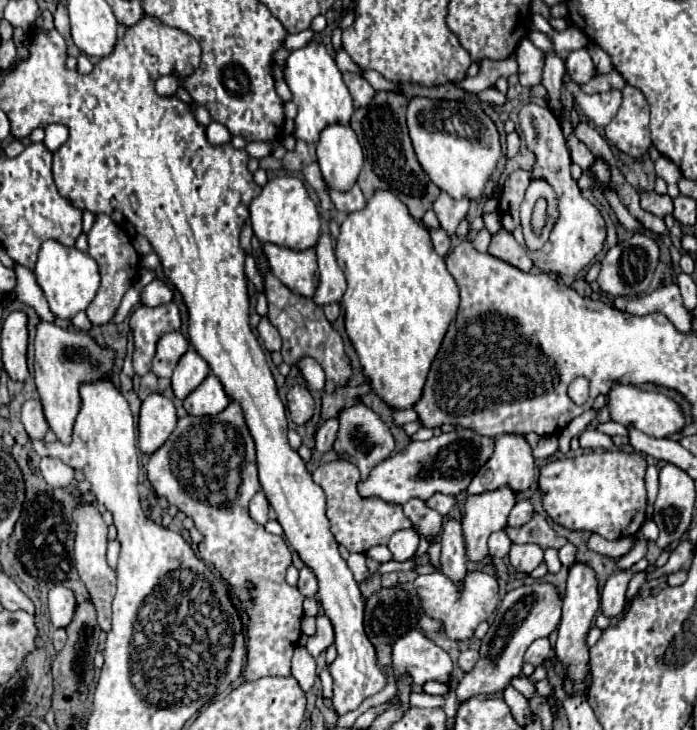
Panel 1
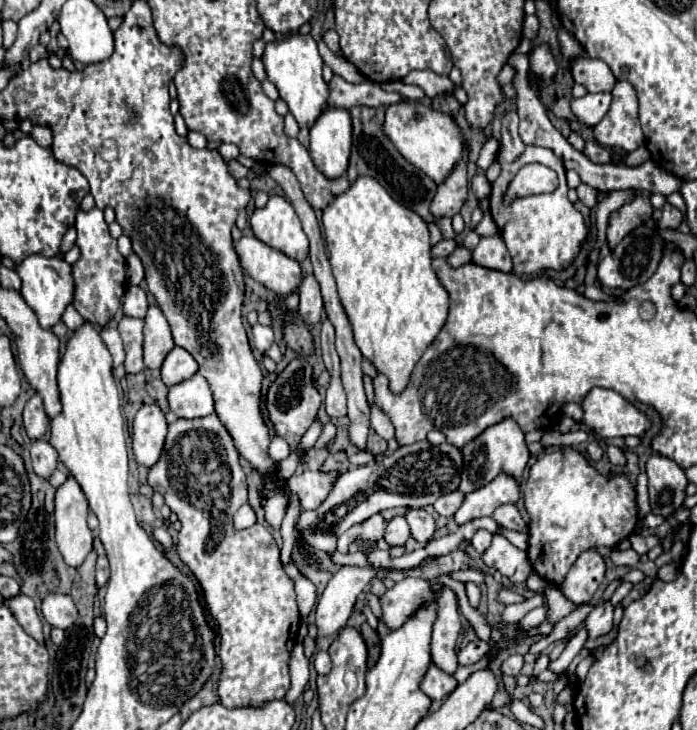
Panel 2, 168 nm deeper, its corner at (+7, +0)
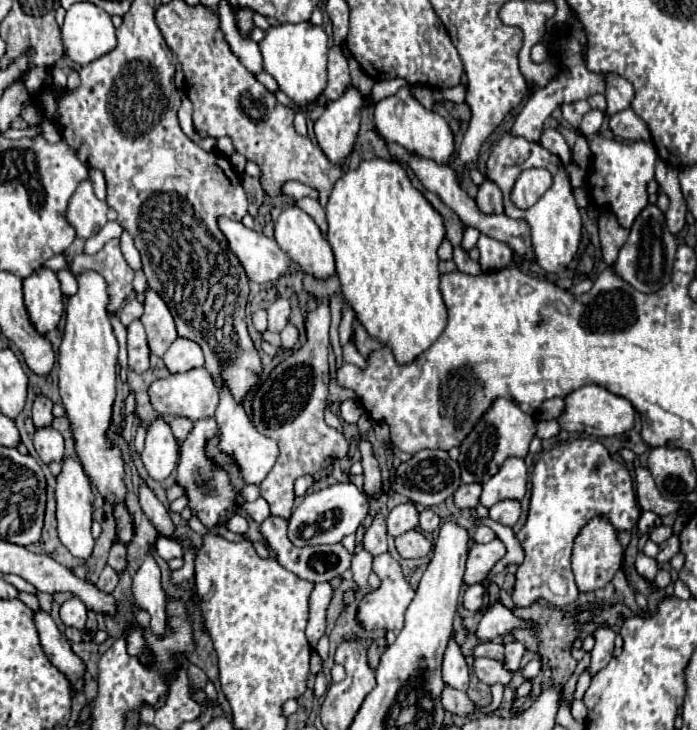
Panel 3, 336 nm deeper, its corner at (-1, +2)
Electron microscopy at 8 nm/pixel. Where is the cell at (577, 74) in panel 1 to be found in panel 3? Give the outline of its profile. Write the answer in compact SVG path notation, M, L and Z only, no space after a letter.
M607 75L605 97L607 97L609 115L619 113L619 111L623 111L623 109L627 109L631 105L631 101L633 101L633 85L627 79L621 79L617 75Z

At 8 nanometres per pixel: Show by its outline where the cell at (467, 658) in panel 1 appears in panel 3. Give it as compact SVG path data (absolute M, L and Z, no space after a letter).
M481 641L475 649L475 657L489 657L489 659L495 659L495 661L503 661L505 659L505 647L501 643Z

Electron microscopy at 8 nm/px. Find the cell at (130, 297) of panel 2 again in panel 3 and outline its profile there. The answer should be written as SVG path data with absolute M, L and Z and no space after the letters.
M129 299L123 309L119 311L119 319L123 325L129 325L133 319L139 319L141 317L141 311L143 311L143 305L137 301L137 299Z

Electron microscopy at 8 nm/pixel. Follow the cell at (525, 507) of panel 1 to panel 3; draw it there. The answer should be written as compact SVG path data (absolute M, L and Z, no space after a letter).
M499 501L489 509L489 517L507 527L513 527L517 523L519 513L521 513L519 501Z

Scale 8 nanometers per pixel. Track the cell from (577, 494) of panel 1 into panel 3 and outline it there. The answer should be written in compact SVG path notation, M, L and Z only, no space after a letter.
M575 439L575 441L560 443L557 447L543 453L543 457L537 461L533 475L531 475L533 487L531 487L531 505L529 505L527 521L521 527L521 531L517 533L517 539L525 551L523 563L517 567L517 585L521 585L521 595L531 595L531 603L545 599L553 607L565 607L577 599L579 591L577 591L577 585L575 585L575 579L571 573L573 539L577 537L577 531L581 531L581 527L595 513L607 515L617 531L625 531L625 529L631 531L635 527L635 523L639 519L639 507L637 507L633 491L625 491L625 489L621 491L621 487L619 487L617 493L609 493L609 481L631 481L631 475L625 465L613 461L609 451L599 441L593 441L593 439Z

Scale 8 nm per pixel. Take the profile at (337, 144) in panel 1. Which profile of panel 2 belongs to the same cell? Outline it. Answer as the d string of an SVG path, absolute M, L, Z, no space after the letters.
M329 107L311 127L311 159L329 179L345 175L351 153L351 117L349 111Z

